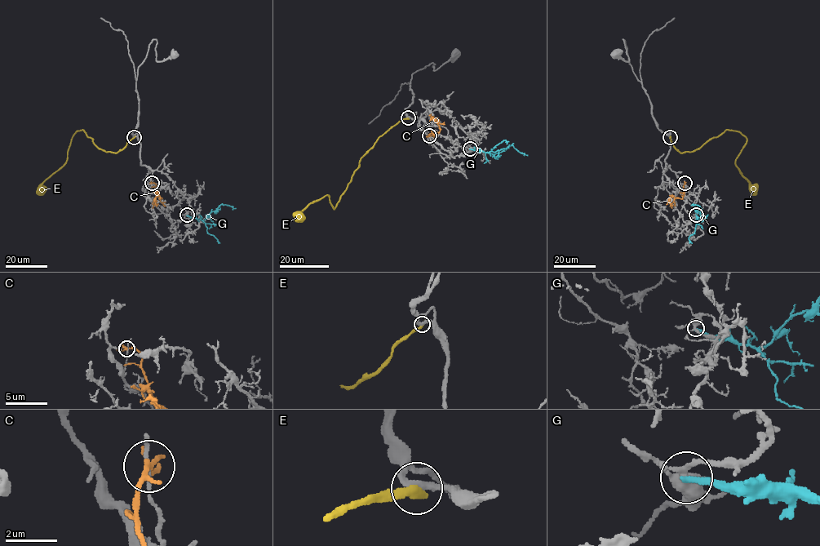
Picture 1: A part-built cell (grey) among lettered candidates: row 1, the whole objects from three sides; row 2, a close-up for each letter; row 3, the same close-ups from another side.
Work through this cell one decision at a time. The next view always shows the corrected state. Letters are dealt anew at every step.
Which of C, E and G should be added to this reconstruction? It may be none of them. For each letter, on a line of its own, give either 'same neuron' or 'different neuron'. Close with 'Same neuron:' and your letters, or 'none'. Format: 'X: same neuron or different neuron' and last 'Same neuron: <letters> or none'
C: different neuron
E: different neuron
G: different neuron
Same neuron: none

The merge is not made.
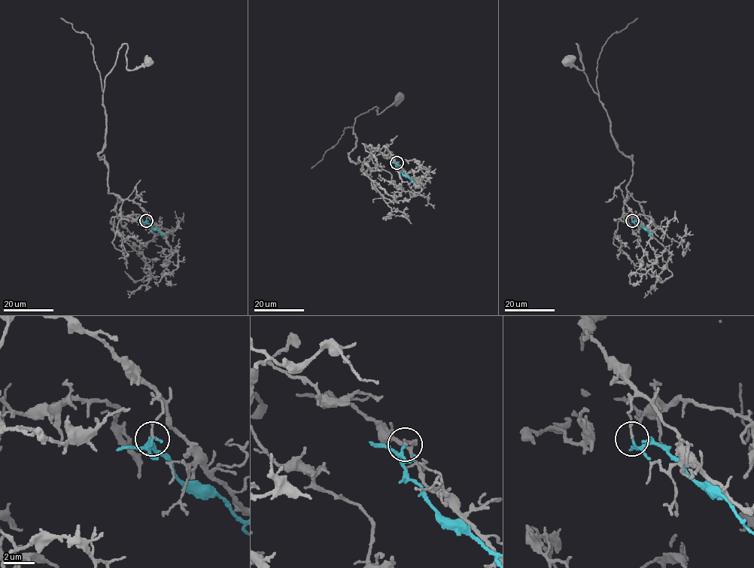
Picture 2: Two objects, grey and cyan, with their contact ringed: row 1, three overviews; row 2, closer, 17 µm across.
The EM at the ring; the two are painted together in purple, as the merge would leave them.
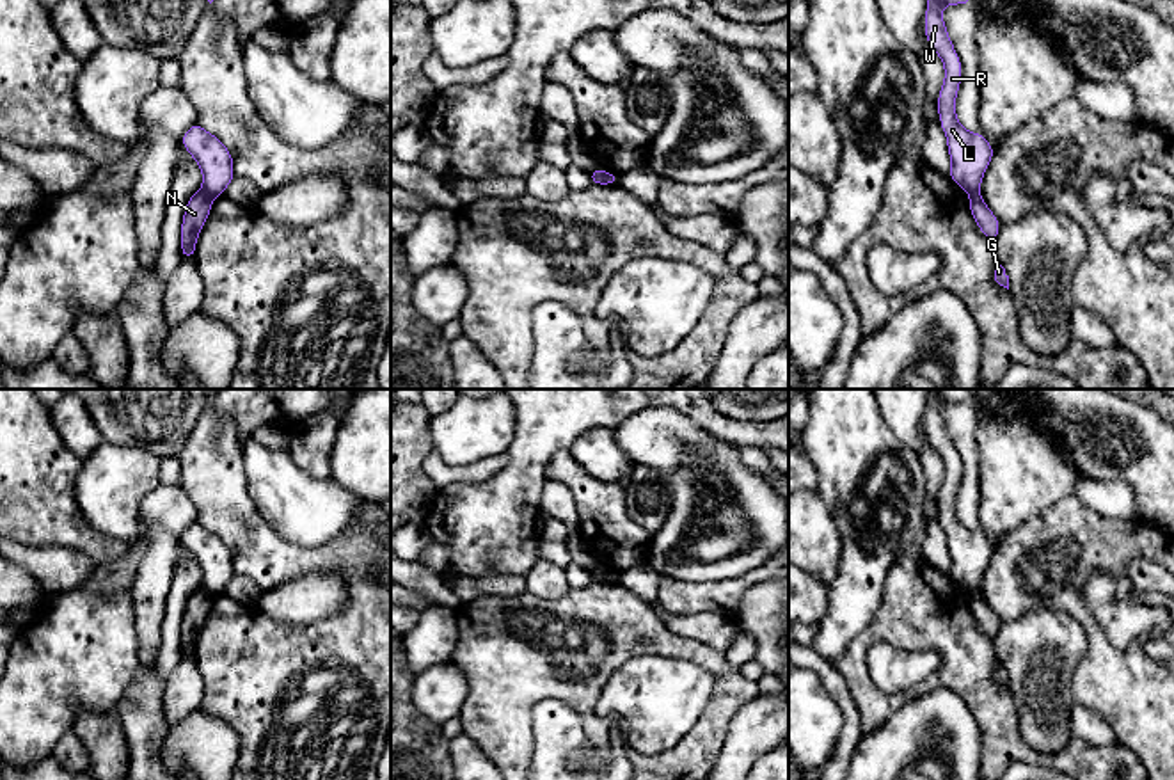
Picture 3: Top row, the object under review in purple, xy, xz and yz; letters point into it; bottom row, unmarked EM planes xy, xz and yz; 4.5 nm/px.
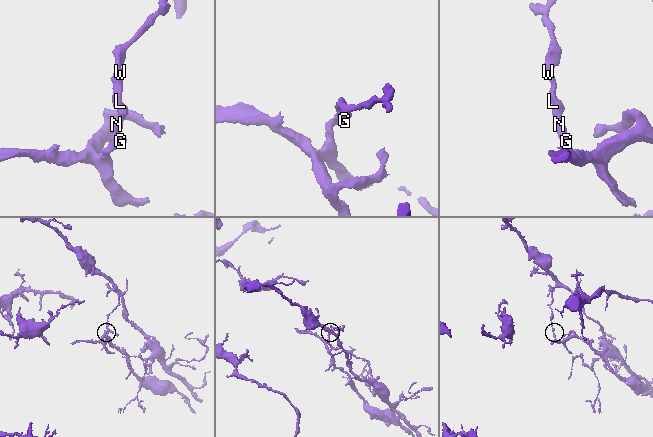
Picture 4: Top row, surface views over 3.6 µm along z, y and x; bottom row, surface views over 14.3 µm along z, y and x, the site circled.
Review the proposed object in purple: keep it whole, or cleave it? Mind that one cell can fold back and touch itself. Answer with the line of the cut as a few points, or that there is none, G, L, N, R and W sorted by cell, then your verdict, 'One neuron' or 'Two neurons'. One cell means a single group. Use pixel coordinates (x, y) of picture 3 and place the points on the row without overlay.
Split along xy (201, 587), (210, 597). Groups: G N / L R W. Two neurons

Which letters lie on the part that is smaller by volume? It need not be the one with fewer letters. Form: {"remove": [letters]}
{"remove": ["G", "N"]}

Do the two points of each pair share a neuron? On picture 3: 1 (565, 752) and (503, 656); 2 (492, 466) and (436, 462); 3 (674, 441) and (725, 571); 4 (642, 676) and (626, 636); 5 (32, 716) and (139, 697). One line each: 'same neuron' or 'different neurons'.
1: different neurons
2: same neuron
3: same neuron
4: different neurons
5: different neurons

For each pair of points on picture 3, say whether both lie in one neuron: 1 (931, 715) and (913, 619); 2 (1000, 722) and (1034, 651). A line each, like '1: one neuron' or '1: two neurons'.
1: two neurons
2: two neurons

